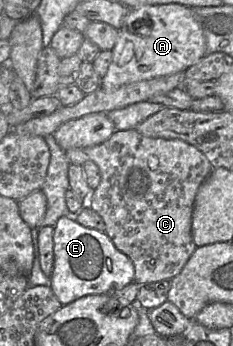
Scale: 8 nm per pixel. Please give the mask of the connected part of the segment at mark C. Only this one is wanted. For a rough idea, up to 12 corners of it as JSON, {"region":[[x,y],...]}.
{"region":[[115,131],[68,149],[100,182],[88,206],[141,286],[197,247],[213,169],[182,140]]}

